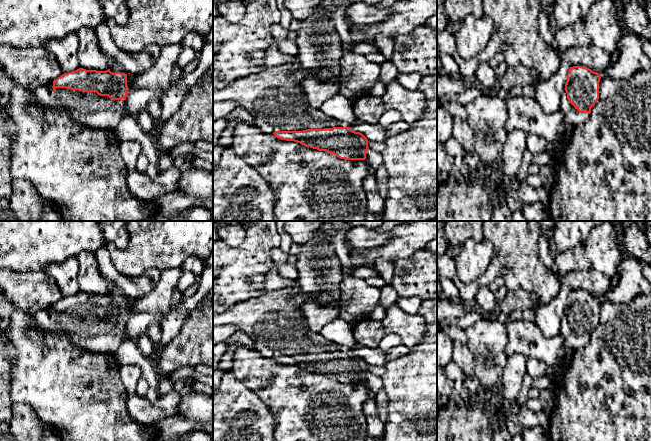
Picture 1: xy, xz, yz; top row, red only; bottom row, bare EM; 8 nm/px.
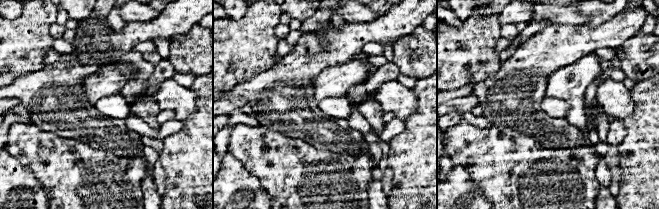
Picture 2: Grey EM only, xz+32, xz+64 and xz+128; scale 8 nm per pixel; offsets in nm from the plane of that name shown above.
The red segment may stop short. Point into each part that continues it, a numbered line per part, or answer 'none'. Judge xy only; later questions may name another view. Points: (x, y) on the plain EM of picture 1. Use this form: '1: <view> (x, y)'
1: xy (88, 332)

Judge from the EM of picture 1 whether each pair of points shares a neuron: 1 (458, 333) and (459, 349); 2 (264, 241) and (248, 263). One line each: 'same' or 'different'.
1: different
2: same

